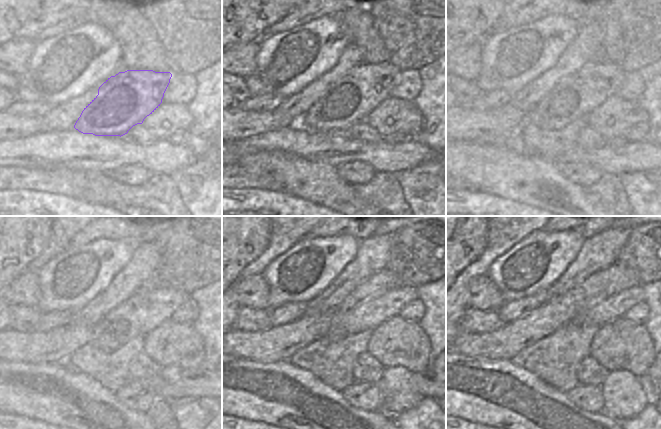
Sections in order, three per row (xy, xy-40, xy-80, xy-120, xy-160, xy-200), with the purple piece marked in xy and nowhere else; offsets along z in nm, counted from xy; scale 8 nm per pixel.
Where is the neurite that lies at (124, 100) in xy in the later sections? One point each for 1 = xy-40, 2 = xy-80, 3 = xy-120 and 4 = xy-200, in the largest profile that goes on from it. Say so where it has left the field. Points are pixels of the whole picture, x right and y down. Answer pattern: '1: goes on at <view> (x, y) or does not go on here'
1: goes on at xy-40 (346, 102)
2: goes on at xy-80 (575, 96)
3: goes on at xy-120 (146, 309)
4: goes on at xy-200 (616, 306)

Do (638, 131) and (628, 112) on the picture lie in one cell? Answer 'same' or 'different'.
same

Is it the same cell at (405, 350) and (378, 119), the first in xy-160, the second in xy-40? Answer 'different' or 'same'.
same

